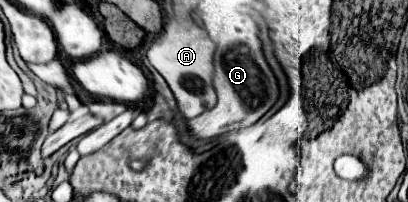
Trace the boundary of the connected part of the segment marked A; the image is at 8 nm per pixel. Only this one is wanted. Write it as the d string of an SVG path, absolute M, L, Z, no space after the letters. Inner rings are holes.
M168 19L168 23L148 49L148 61L166 79L176 97L178 111L186 119L192 119L216 105L216 93L212 87L214 49L216 45L208 37L208 33L188 19Z

